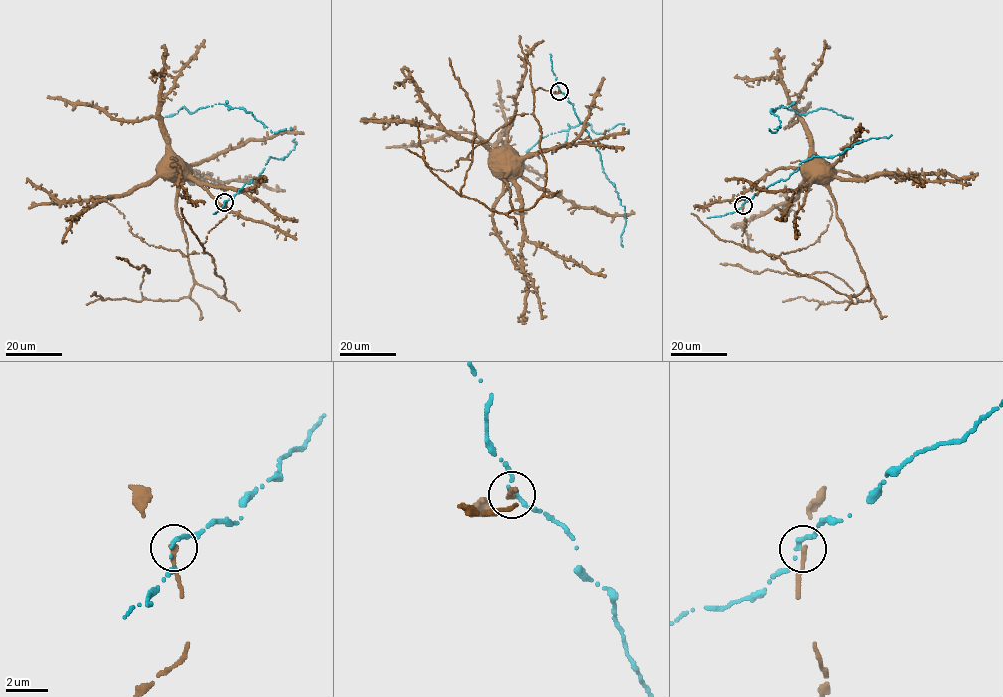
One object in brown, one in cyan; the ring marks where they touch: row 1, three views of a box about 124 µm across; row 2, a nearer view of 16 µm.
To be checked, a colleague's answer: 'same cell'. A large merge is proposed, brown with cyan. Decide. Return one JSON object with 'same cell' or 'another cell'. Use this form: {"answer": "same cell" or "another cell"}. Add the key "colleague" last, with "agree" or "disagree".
{"answer": "another cell", "colleague": "disagree"}

